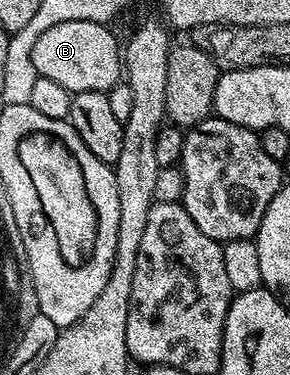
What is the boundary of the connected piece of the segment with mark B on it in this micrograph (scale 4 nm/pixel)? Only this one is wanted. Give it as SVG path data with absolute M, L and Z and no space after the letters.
M69 21L68 23L56 23L36 39L36 47L32 47L32 67L36 67L39 77L52 79L60 83L70 94L83 93L84 91L96 91L106 93L112 86L119 84L124 73L124 53L120 48L120 41L114 38L109 24L101 25L95 21Z

